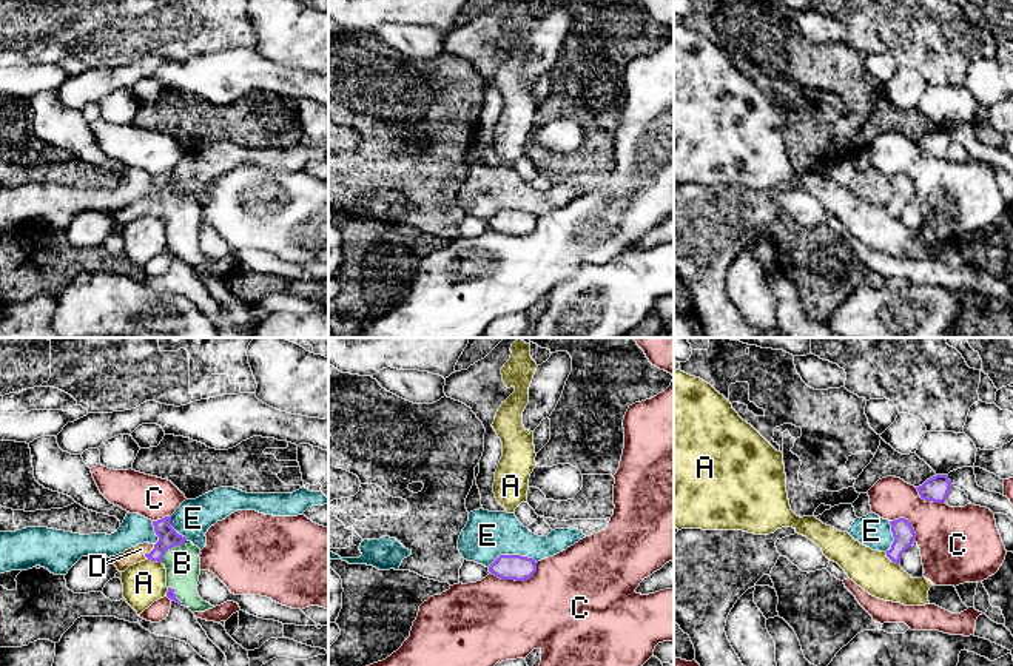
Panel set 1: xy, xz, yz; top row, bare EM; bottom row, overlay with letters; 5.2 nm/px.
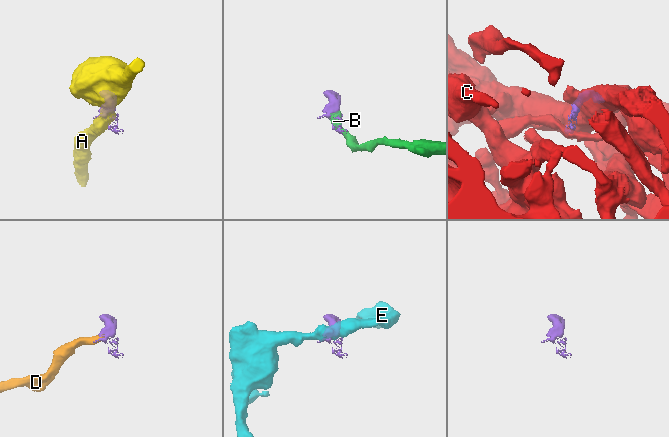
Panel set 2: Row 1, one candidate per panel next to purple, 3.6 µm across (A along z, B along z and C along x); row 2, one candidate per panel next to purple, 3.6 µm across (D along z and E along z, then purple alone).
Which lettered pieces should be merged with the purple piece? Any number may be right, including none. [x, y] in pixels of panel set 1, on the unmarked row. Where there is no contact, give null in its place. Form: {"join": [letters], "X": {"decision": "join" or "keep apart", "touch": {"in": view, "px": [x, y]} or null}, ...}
{"join": ["B", "D"], "A": {"decision": "keep apart", "touch": {"in": "yz", "px": [891, 215]}}, "B": {"decision": "join", "touch": {"in": "xy", "px": [170, 202]}}, "C": {"decision": "keep apart", "touch": {"in": "xz", "px": [517, 235]}}, "D": {"decision": "join", "touch": {"in": "xy", "px": [150, 207]}}, "E": {"decision": "keep apart", "touch": {"in": "xz", "px": [512, 210]}}}

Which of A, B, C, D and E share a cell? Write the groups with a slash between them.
A / B D / C / E

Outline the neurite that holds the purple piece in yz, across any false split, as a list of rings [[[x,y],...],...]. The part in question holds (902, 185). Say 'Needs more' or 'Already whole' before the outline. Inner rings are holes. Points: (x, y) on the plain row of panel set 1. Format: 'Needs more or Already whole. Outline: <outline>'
Already whole. Outline: [[[905,173],[890,176],[894,196],[887,211],[899,219],[902,208],[916,196],[916,188],[911,177]]]

